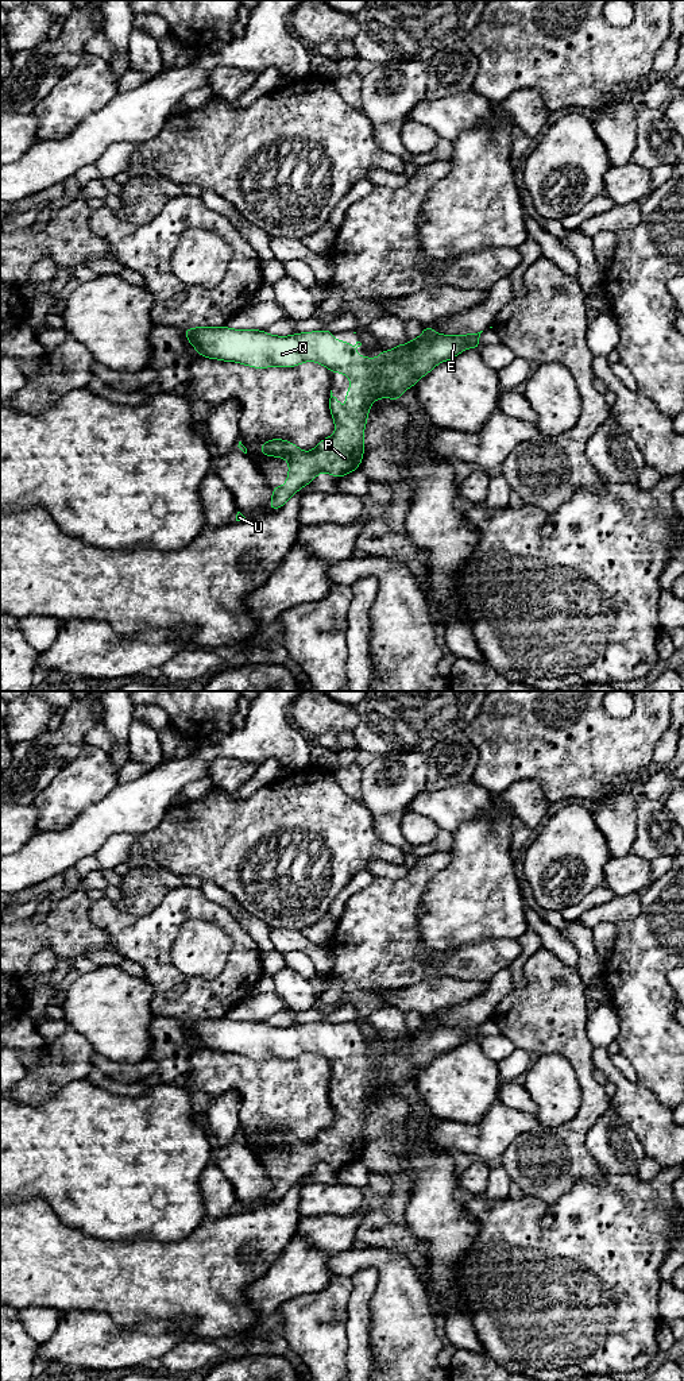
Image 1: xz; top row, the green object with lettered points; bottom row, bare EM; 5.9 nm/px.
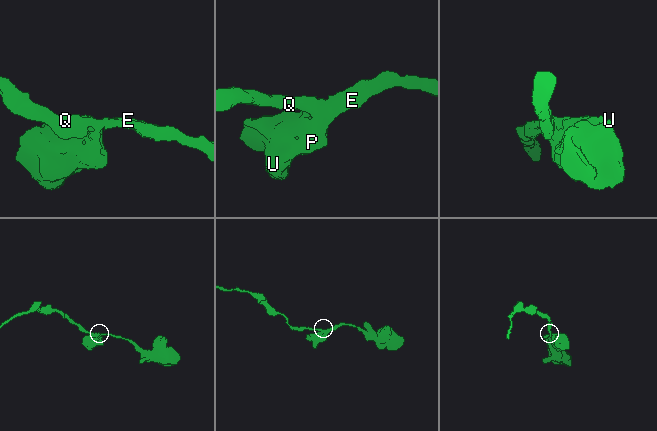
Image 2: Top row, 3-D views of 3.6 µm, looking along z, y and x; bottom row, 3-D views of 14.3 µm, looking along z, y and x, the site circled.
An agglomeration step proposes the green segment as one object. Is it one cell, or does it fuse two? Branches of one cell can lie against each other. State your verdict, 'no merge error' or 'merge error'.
no merge error

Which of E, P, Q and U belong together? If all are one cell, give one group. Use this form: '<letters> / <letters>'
E P Q U

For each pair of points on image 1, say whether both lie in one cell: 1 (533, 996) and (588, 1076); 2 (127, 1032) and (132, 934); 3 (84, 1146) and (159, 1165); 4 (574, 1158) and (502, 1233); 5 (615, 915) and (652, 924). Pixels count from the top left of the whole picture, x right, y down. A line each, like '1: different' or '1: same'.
1: same
2: different
3: same
4: different
5: different

